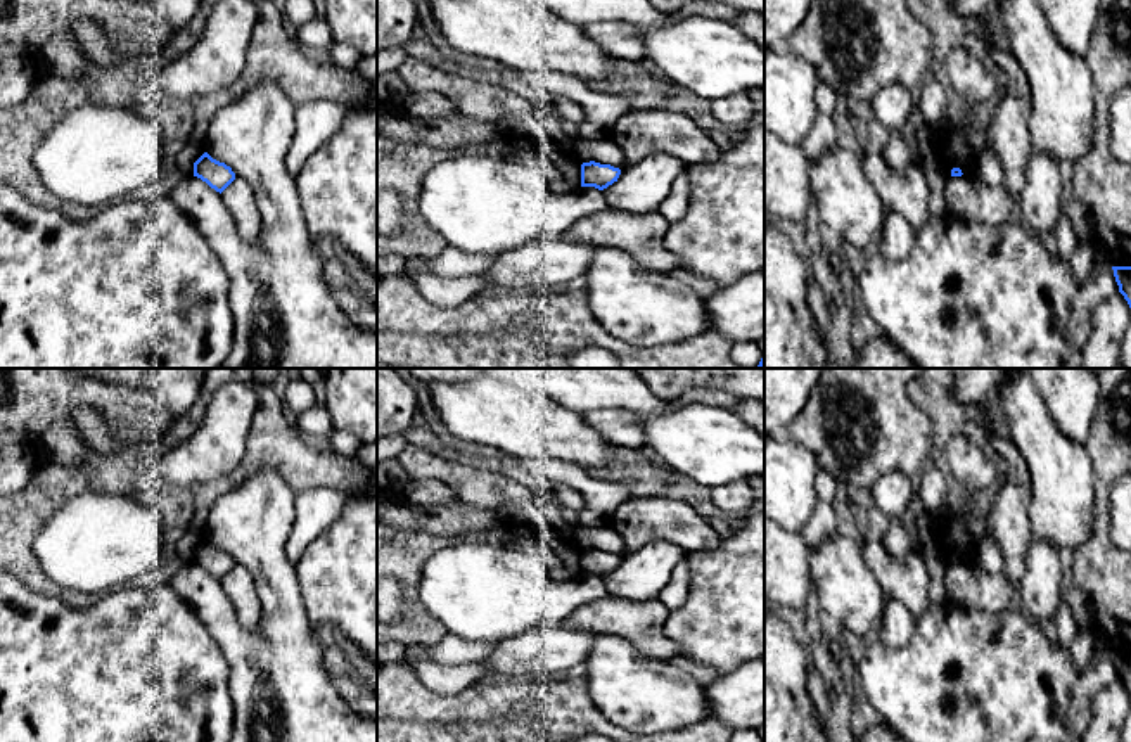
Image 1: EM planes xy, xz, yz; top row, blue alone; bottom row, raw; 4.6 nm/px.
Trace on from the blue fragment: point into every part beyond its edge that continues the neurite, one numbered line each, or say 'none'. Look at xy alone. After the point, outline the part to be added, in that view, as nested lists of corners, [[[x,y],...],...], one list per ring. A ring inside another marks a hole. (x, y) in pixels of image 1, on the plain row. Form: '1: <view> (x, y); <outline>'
none

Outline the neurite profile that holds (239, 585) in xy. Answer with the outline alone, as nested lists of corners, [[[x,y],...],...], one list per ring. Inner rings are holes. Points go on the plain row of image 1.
[[[235,564],[221,579],[221,586],[235,609],[240,628],[254,630],[261,619],[263,609],[251,572]]]

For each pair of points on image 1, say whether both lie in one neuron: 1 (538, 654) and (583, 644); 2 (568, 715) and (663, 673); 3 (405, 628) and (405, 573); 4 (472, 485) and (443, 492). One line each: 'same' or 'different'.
1: same
2: different
3: same
4: different

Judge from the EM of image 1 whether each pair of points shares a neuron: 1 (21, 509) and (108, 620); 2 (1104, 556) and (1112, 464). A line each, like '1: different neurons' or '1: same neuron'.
1: different neurons
2: same neuron

